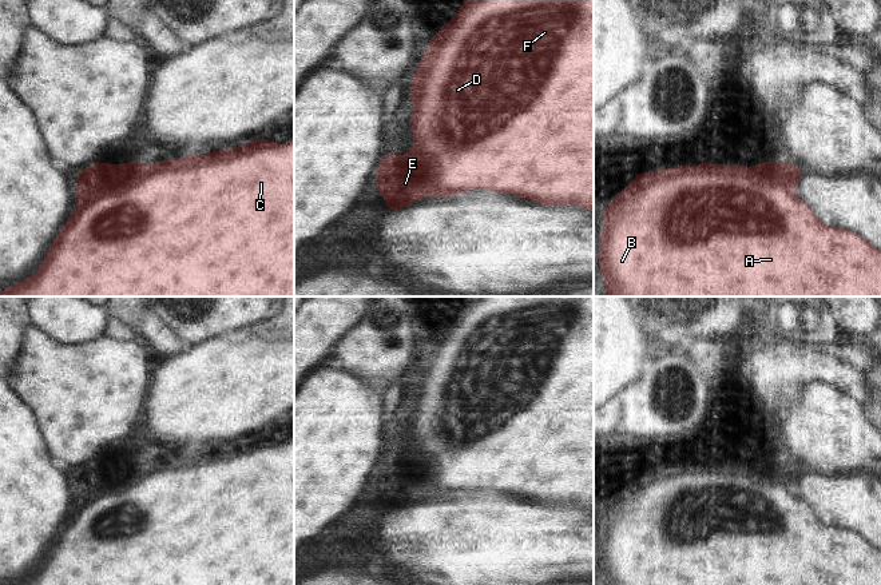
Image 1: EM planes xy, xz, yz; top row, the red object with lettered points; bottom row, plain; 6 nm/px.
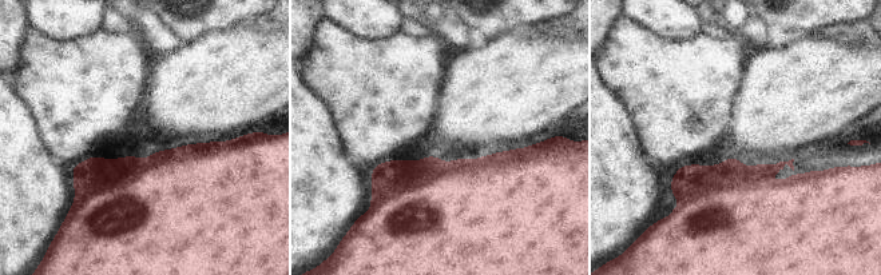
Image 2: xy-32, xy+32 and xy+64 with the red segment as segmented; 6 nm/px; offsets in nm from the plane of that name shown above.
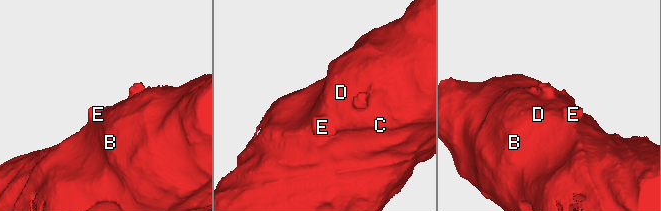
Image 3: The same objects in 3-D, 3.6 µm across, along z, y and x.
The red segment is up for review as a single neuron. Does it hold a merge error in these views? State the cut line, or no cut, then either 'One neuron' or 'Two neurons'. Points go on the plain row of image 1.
No split. One neuron.

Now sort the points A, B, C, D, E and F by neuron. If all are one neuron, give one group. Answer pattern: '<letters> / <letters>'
A B C D E F

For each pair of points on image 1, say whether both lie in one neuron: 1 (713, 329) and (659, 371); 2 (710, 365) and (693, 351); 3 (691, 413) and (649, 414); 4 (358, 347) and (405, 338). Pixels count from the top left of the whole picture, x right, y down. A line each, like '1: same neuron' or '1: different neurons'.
1: different neurons
2: same neuron
3: same neuron
4: same neuron

